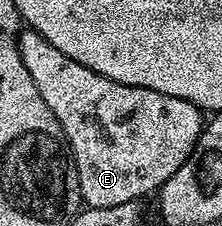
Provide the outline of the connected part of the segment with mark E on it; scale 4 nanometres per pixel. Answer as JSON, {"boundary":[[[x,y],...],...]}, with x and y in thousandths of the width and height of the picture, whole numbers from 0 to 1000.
{"boundary":[[[140,133],[86,146],[72,177],[189,416],[189,451],[243,487],[243,522],[306,615],[306,664],[342,721],[365,889],[401,920],[550,912],[550,894],[644,889],[698,854],[856,699],[919,580],[928,513],[905,482],[820,434],[712,416],[640,381],[514,363],[351,274],[297,257]]]}

